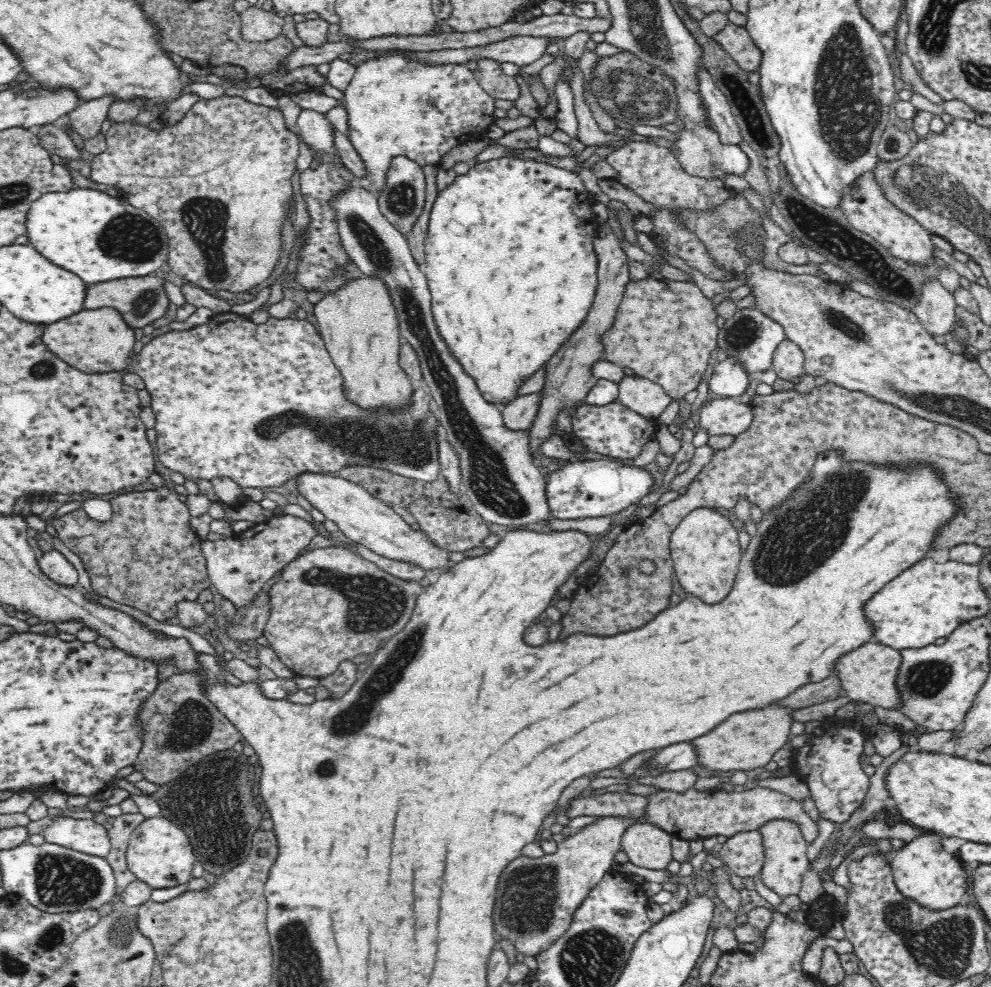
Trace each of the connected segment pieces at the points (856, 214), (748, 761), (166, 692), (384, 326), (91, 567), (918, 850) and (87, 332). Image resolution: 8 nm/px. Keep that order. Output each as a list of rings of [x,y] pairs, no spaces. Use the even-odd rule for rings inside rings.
[[[874,170],[863,172],[850,188],[842,191],[839,209],[846,215],[848,222],[859,231],[870,235],[882,246],[885,246],[896,258],[901,258],[912,263],[932,263],[937,259],[932,254],[931,233],[929,233],[914,217],[902,212],[880,188],[876,181]]]
[[[772,702],[764,708],[746,710],[728,716],[722,724],[718,724],[712,732],[704,734],[704,738],[696,738],[694,746],[698,749],[699,764],[714,771],[742,770],[751,771],[765,767],[772,762],[772,756],[786,746],[791,735],[794,719],[794,707],[780,706]]]
[[[180,671],[158,684],[156,692],[150,694],[148,700],[142,704],[138,721],[144,729],[144,746],[136,758],[134,768],[144,774],[146,780],[161,786],[179,777],[184,770],[191,768],[205,756],[232,749],[242,736],[236,725],[208,699],[204,671]]]
[[[376,273],[362,274],[313,305],[327,351],[344,377],[346,396],[364,407],[399,407],[411,399],[411,382],[399,363],[400,331],[388,284]]]
[[[170,486],[122,494],[109,502],[112,516],[106,522],[95,520],[84,510],[77,509],[50,520],[50,525],[58,533],[64,546],[82,561],[95,594],[120,604],[133,605],[157,621],[167,620],[174,616],[176,602],[184,599],[196,600],[199,592],[211,583],[201,542],[187,526],[191,518],[189,509],[180,502],[175,488]]]
[[[924,831],[905,841],[899,850],[889,855],[889,863],[900,892],[924,906],[934,909],[954,906],[968,890],[968,876],[954,853],[944,849],[941,834]]]
[[[100,308],[100,310],[82,310],[70,318],[64,318],[60,322],[50,324],[50,326],[44,326],[41,341],[54,356],[68,362],[70,366],[88,374],[98,374],[114,370],[120,371],[129,365],[132,356],[128,356],[128,354],[132,354],[130,348],[136,341],[134,334],[138,334],[138,332],[132,332],[132,328],[124,324],[124,320],[120,318],[120,314],[116,310]]]

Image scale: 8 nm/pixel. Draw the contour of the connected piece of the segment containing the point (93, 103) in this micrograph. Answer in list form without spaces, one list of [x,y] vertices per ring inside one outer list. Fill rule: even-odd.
[[[111,96],[81,102],[74,110],[67,112],[65,119],[84,141],[98,136],[100,125],[107,120],[108,107],[114,103]]]

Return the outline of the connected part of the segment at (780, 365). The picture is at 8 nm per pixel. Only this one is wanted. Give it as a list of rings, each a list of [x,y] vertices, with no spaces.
[[[784,337],[773,352],[773,369],[784,380],[802,374],[804,351],[796,342]]]

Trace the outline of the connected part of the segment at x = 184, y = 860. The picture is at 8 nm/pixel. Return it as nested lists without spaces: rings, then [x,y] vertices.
[[[166,817],[147,818],[132,832],[125,852],[127,867],[134,876],[150,888],[174,888],[187,884],[196,861],[191,841],[176,823]]]

